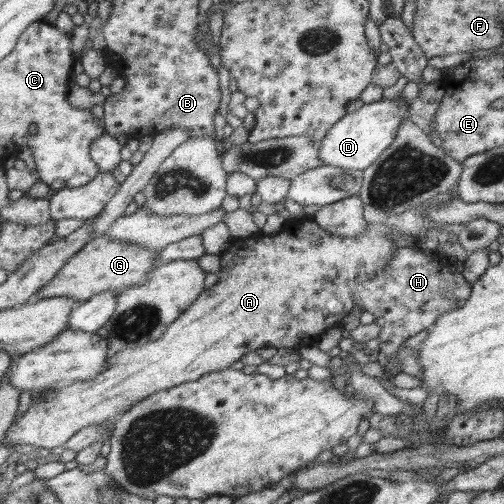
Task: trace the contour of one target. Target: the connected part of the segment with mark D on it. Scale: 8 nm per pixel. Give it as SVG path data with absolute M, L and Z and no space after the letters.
M396 99L363 104L356 112L347 112L330 127L321 140L319 159L323 165L364 171L392 144L405 118L409 118L409 104L399 103Z

